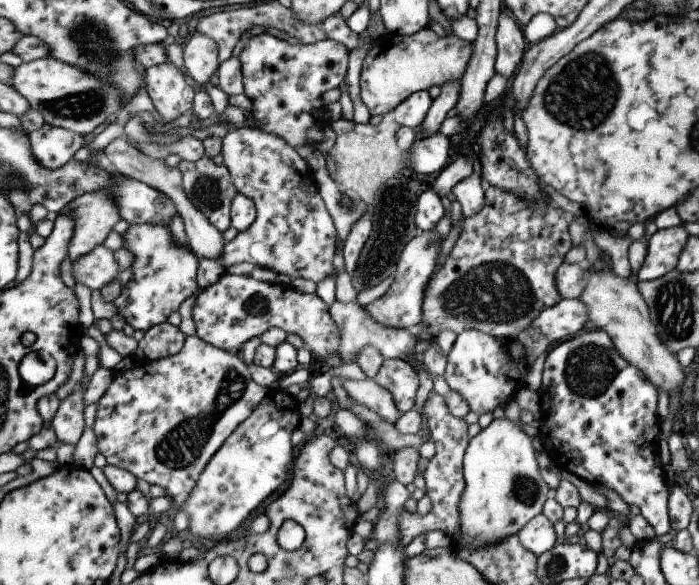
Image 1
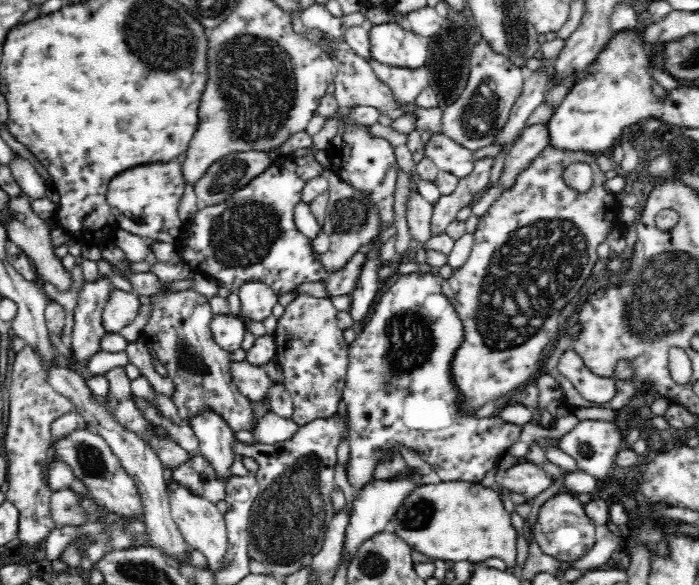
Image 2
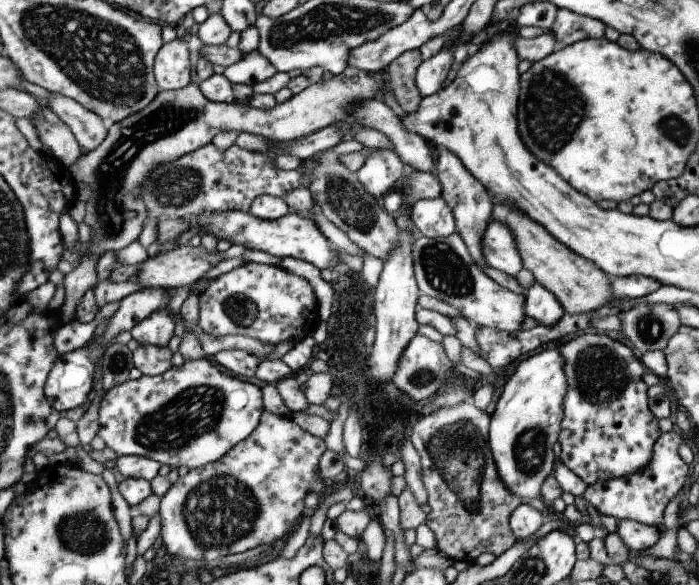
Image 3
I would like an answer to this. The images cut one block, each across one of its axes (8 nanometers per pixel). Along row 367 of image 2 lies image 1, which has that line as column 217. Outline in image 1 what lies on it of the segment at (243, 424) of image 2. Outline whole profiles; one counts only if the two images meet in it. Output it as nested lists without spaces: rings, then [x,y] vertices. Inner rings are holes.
[[[205,154],[199,162],[189,162],[189,160],[179,160],[179,168],[183,172],[183,188],[187,196],[193,200],[193,204],[221,230],[229,230],[233,226],[233,204],[235,198],[241,194],[239,186],[235,184],[235,178],[229,170],[227,164],[217,166],[211,154]]]

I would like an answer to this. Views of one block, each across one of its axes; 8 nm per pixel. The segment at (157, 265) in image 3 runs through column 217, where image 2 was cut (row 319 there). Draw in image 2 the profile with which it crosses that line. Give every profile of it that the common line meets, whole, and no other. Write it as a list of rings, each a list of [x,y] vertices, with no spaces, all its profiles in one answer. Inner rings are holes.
[[[244,284],[238,290],[238,298],[242,302],[242,314],[252,322],[262,322],[272,314],[272,308],[278,304],[278,294],[268,284]]]

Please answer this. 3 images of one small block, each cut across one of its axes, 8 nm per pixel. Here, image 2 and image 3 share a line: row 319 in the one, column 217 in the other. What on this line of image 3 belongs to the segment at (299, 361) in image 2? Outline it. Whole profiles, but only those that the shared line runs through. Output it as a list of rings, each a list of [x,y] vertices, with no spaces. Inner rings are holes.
[[[245,264],[225,276],[219,276],[203,294],[199,294],[199,324],[205,332],[225,336],[251,336],[269,346],[289,342],[293,346],[311,338],[321,324],[319,302],[309,280],[281,268],[265,264]]]

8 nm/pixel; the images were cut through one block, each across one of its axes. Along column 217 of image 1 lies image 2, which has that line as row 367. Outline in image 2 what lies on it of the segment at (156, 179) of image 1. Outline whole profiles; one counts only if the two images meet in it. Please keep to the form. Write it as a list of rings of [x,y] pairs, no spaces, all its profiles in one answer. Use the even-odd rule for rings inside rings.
[[[248,360],[230,362],[228,372],[230,372],[230,380],[240,388],[240,392],[248,400],[262,400],[270,392],[272,380],[268,378],[264,366],[256,366]]]

